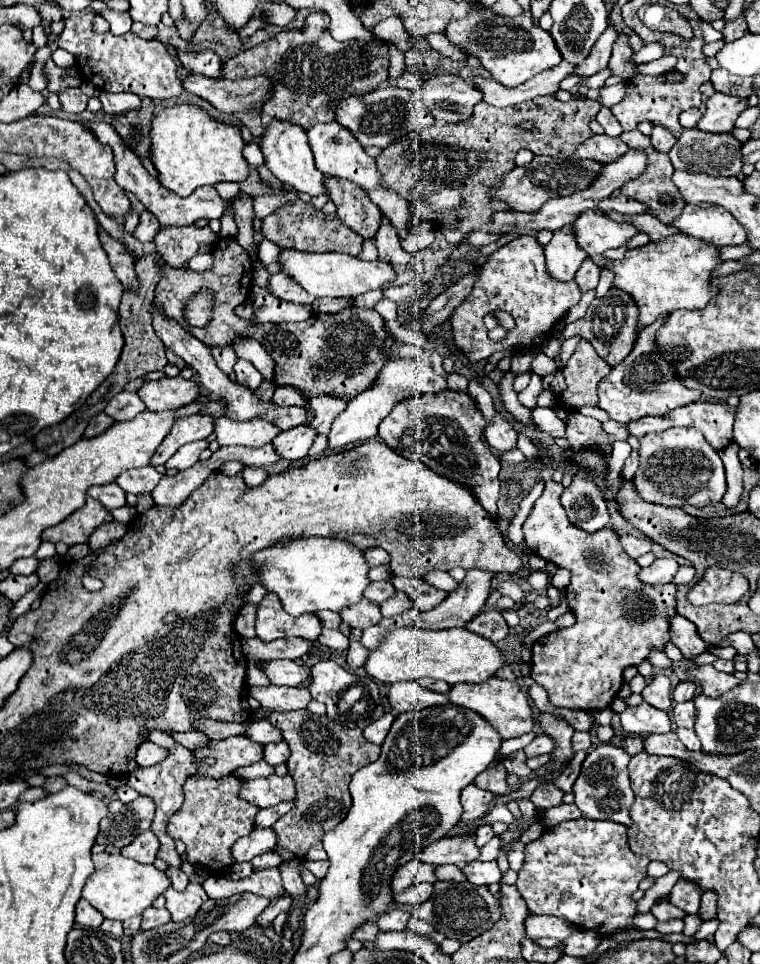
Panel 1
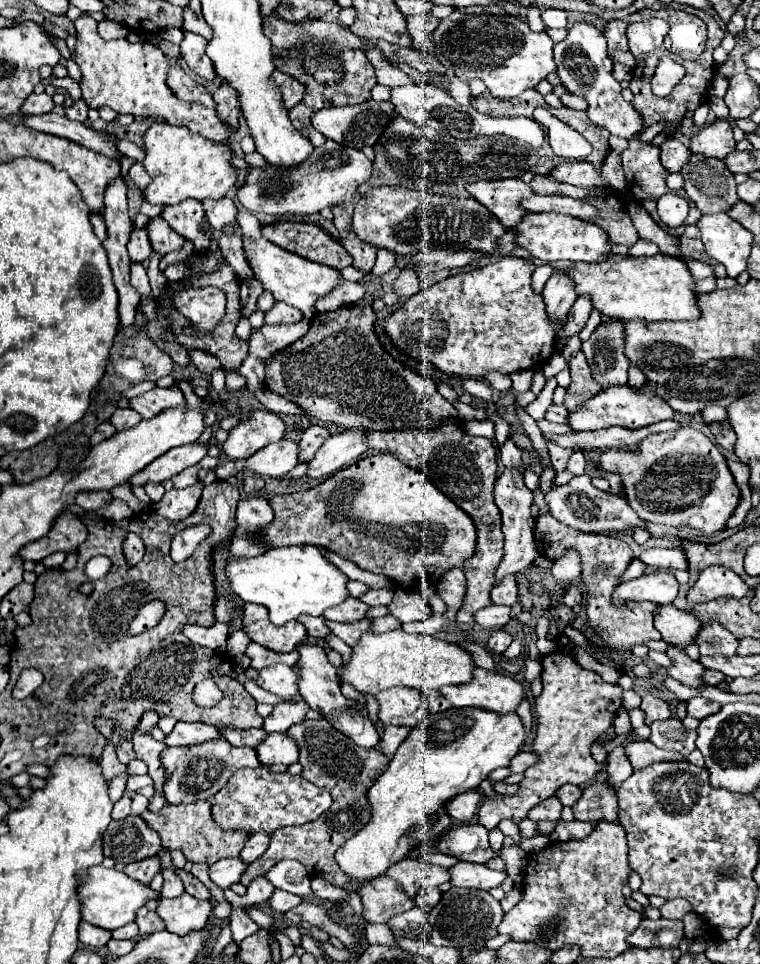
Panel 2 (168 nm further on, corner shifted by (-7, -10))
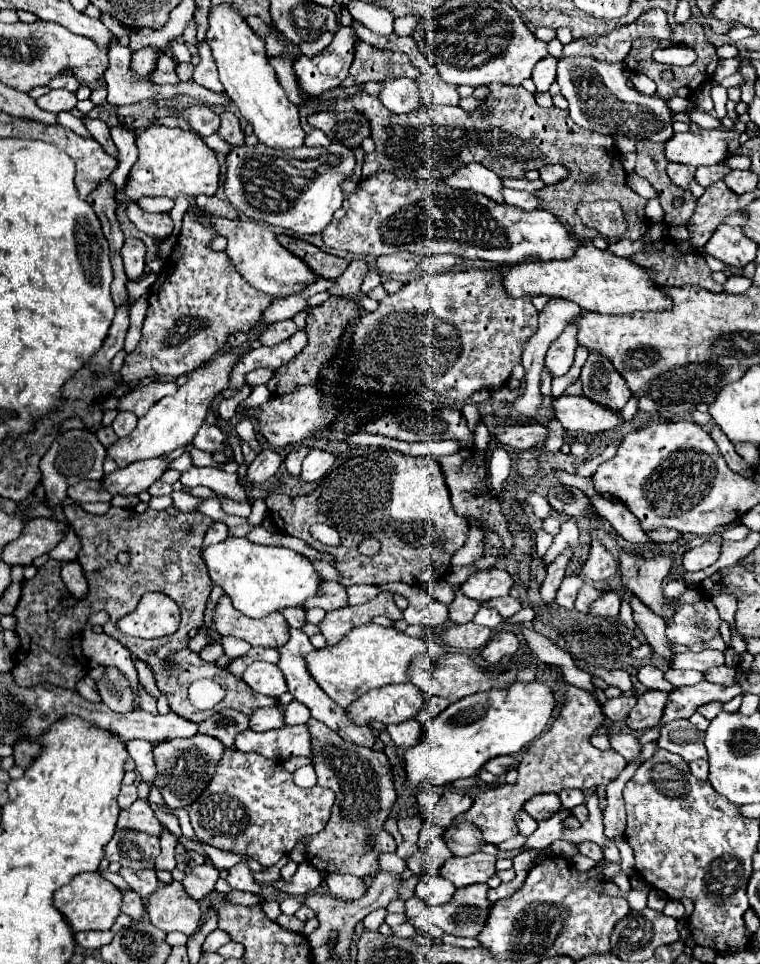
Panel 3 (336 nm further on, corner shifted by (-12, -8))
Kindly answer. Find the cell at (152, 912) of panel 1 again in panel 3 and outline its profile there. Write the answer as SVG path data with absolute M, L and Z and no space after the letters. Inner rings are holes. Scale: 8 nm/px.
M123 890L123 914L131 916L133 920L141 920L145 914L145 902L141 896L137 896L133 890Z

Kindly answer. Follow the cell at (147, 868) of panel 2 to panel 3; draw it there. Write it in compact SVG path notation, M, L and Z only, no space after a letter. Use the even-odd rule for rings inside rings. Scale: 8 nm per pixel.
M121 868L119 874L127 880L127 884L141 896L141 898L147 898L149 894L153 894L153 890L157 890L159 886L159 880L157 880L157 874L155 870L125 870Z

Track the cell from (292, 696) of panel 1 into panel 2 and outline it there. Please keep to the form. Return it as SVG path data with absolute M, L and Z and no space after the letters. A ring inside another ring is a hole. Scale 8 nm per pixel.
M282 702L276 704L272 714L264 718L264 730L270 732L286 732L292 724L298 724L304 720L304 714L308 710L308 704L304 702Z

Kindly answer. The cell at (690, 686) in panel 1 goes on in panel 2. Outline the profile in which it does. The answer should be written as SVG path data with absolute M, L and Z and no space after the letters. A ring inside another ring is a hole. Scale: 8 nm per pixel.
M692 698L688 700L688 716L704 720L710 714L716 714L722 706L718 702L710 702L706 698Z

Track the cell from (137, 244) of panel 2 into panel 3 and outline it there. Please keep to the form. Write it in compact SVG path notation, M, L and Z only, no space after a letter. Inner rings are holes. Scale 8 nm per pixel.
M137 238L125 240L121 248L121 256L125 264L125 274L129 280L139 280L139 276L145 272L145 254L147 254L147 248L143 240L137 240Z

